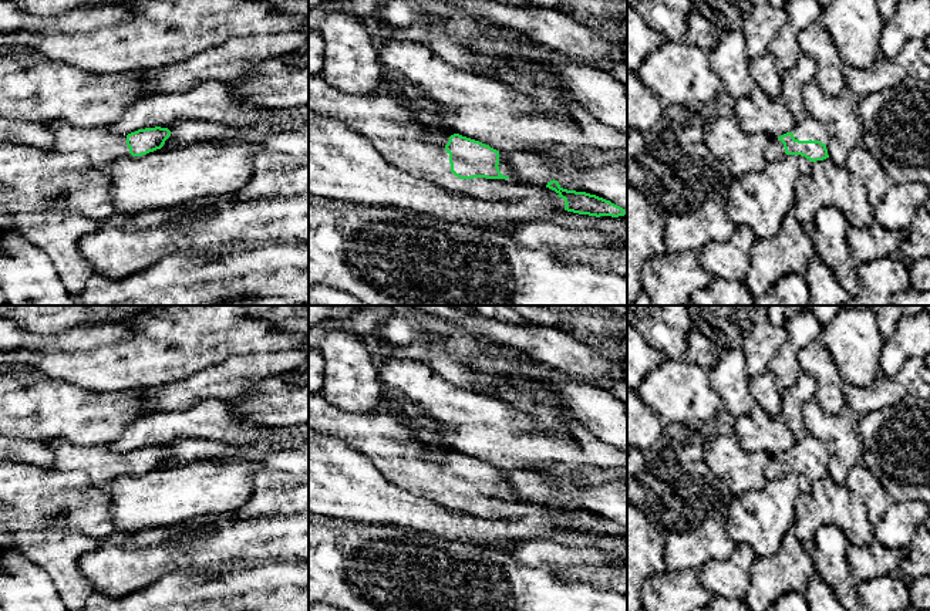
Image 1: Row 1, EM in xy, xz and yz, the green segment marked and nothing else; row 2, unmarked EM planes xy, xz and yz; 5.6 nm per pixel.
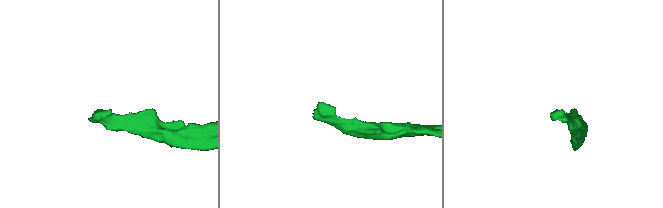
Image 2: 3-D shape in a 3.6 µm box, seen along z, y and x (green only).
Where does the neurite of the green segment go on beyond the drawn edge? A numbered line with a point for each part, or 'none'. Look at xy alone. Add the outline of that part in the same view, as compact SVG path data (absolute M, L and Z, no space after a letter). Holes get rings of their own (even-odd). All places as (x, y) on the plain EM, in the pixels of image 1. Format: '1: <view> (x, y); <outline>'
1: xy (101, 465); M70 442L53 443L54 463L50 469L81 470L91 485L105 489L121 475L132 475L127 463L127 453L111 450L107 443L77 446Z

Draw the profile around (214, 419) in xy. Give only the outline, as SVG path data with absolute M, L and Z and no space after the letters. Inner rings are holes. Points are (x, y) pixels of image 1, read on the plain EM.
M209 398L186 411L149 413L128 425L117 440L107 445L119 453L168 445L179 438L246 446L259 440L267 429L267 426L239 416L228 399Z

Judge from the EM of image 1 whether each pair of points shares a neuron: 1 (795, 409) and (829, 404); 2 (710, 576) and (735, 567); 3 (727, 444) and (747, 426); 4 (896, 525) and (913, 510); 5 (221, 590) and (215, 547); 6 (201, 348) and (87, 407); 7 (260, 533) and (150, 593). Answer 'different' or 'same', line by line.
1: different
2: same
3: different
4: same
5: different
6: different
7: different

